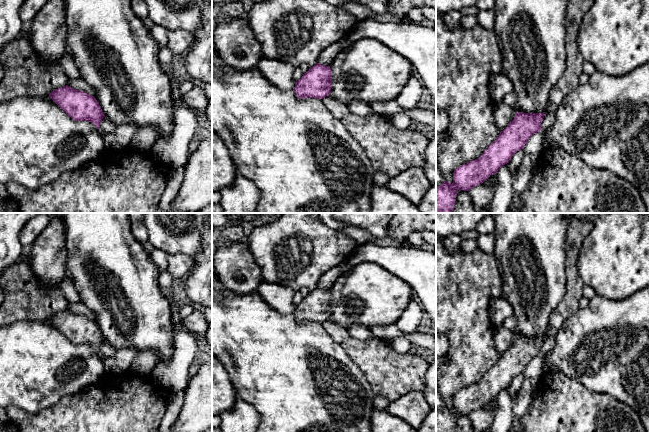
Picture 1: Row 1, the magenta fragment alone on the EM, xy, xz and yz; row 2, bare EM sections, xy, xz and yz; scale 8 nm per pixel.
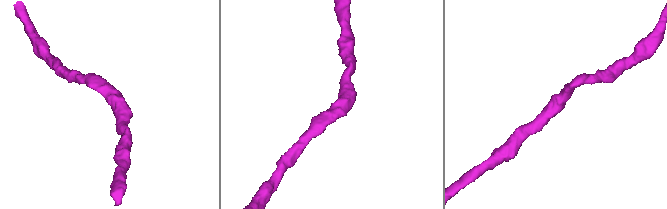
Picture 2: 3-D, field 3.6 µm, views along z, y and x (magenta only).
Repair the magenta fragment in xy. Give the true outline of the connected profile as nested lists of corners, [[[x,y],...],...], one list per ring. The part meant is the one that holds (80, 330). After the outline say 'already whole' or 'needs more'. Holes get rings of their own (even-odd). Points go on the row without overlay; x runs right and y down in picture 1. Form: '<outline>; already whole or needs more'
[[[66,309],[53,314],[49,321],[73,344],[89,345],[100,353],[105,339],[94,320]]]; already whole

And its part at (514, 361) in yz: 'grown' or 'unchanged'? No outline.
unchanged

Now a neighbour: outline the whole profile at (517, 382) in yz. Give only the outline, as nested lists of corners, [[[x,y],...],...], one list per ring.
[[[523,373],[518,374],[509,385],[511,391],[516,393],[522,387],[524,380],[525,380],[524,374]]]

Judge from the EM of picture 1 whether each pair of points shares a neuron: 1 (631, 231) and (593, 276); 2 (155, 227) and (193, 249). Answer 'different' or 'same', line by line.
1: same
2: same

